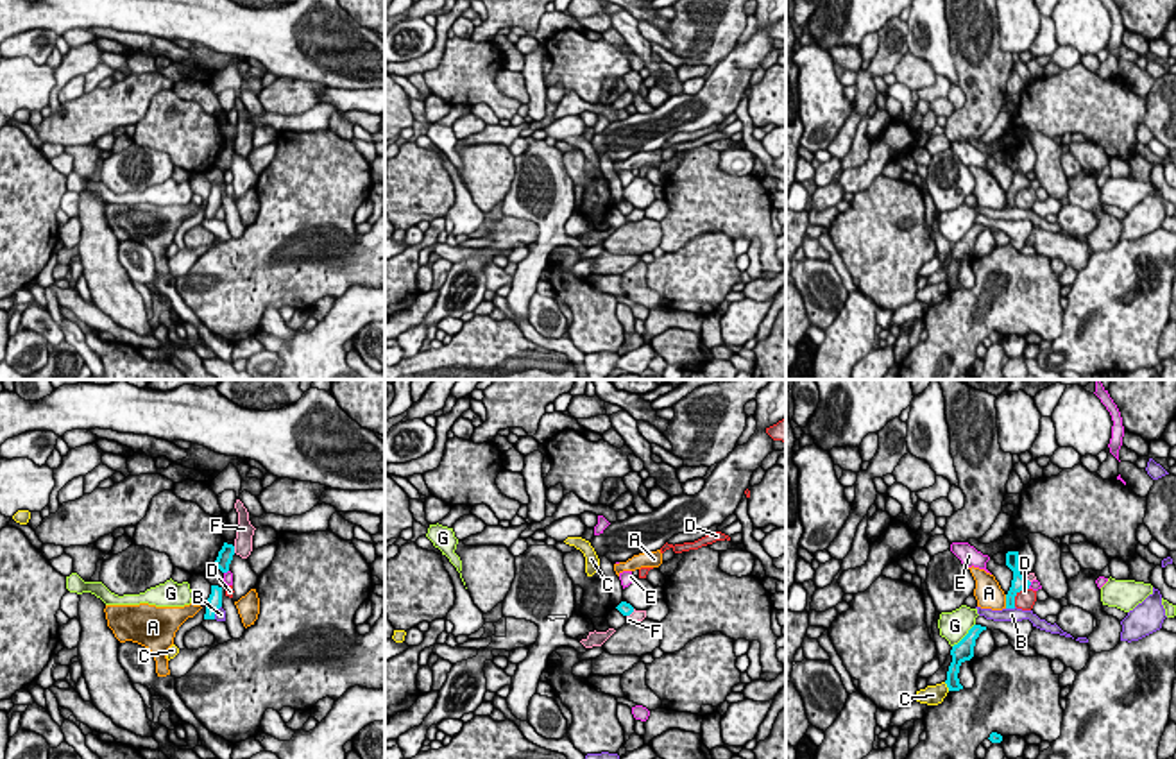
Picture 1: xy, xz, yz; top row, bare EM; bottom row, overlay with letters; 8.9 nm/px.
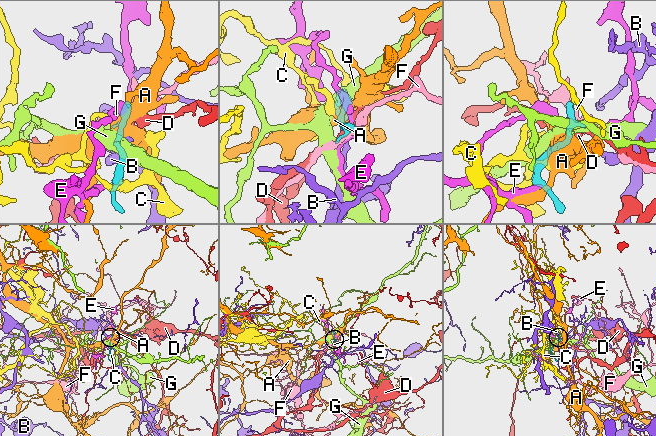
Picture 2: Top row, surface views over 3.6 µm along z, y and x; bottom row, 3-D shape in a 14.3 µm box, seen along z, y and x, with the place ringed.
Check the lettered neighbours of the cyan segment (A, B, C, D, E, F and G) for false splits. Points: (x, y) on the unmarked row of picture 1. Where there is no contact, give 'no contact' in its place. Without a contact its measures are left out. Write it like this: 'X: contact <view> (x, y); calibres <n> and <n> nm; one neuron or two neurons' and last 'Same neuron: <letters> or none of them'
A: contact yz (1006, 201); calibres 140 and 240 nm; two neurons
B: contact yz (1010, 206); calibres 140 and 130 nm; two neurons
C: contact yz (947, 285); calibres 130 and 190 nm; two neurons
D: contact yz (1015, 194); calibres 140 and 170 nm; two neurons
E: contact yz (1030, 183); calibres 140 and 90 nm; two neurons
F: contact xy (233, 149); calibres 130 and 160 nm; two neurons
G: contact yz (965, 235); calibres 180 and 260 nm; one neuron
Same neuron: G

